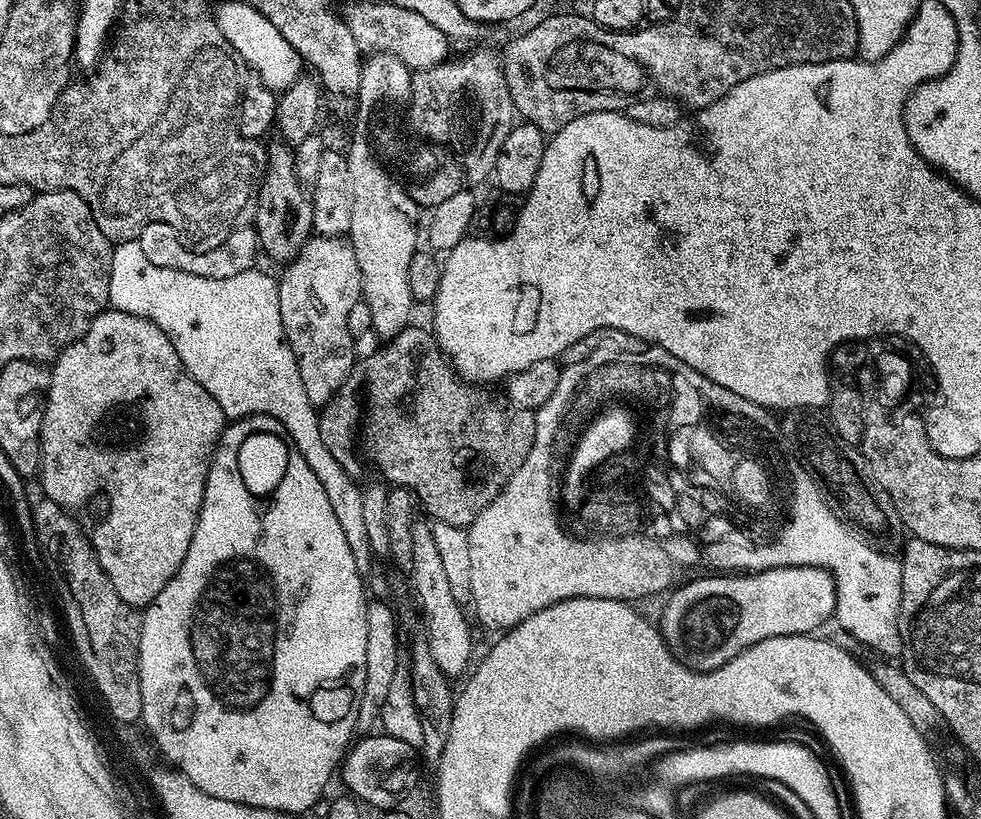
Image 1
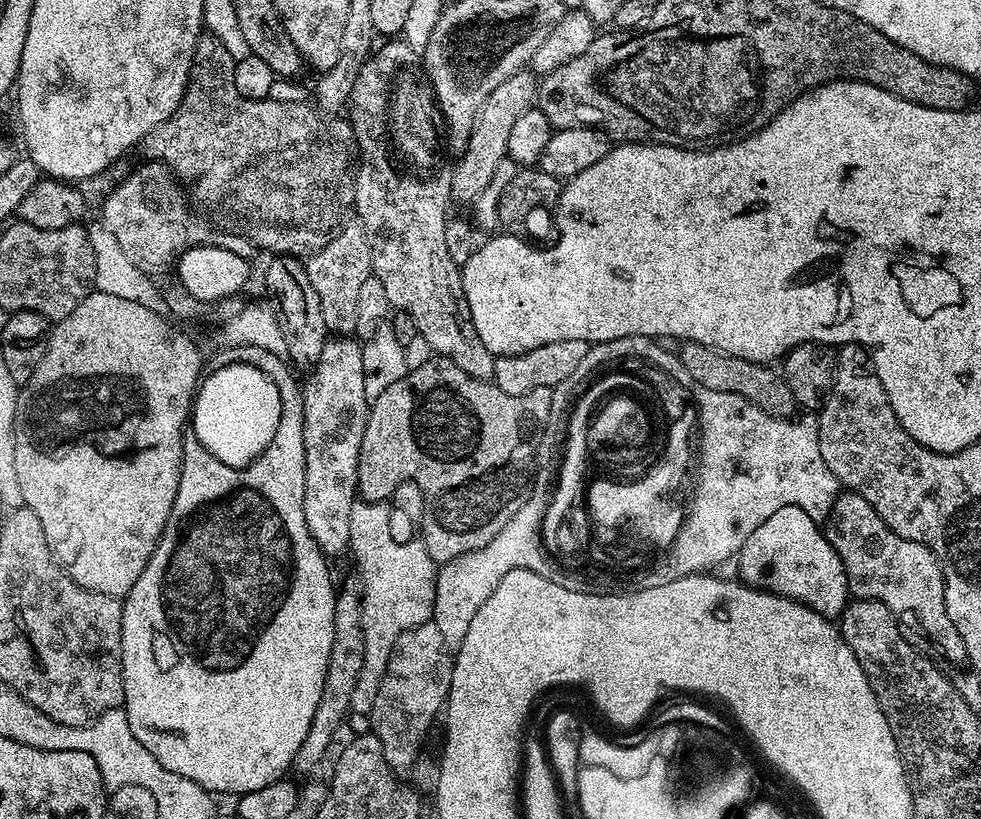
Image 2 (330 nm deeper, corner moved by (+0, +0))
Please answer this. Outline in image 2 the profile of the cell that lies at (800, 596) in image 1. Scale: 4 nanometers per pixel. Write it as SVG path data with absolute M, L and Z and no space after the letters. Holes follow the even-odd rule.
M791 504L774 510L754 534L746 538L734 564L740 567L739 579L751 588L785 596L825 618L838 618L850 602L846 570L840 555L830 546L824 536L824 529L806 510Z

